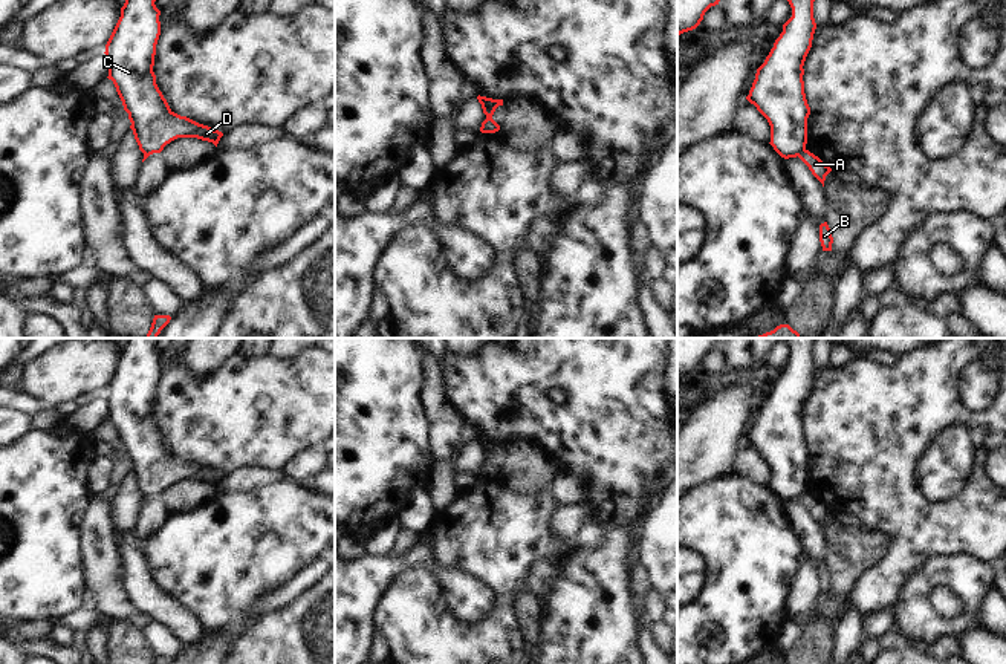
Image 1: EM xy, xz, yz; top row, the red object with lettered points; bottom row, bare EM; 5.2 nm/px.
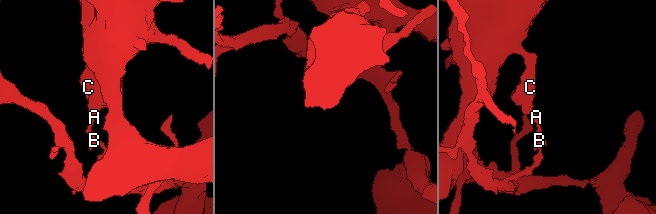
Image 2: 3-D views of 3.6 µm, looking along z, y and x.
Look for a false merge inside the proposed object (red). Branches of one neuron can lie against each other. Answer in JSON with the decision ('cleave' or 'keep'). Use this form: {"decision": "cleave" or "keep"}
{"decision": "cleave"}

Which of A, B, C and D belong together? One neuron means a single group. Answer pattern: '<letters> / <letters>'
A B / C D

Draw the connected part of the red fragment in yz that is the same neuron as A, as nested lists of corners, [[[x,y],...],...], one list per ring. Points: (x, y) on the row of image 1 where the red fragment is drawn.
[[[804,150],[798,158],[809,167],[812,174],[824,187],[826,176],[832,171],[832,168],[829,165],[826,165],[818,156],[810,153],[809,150]]]

